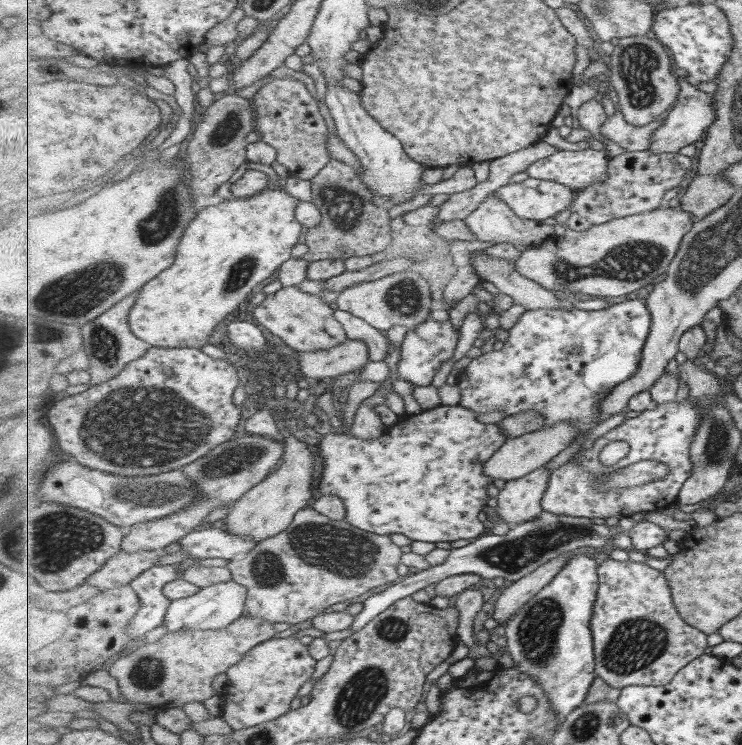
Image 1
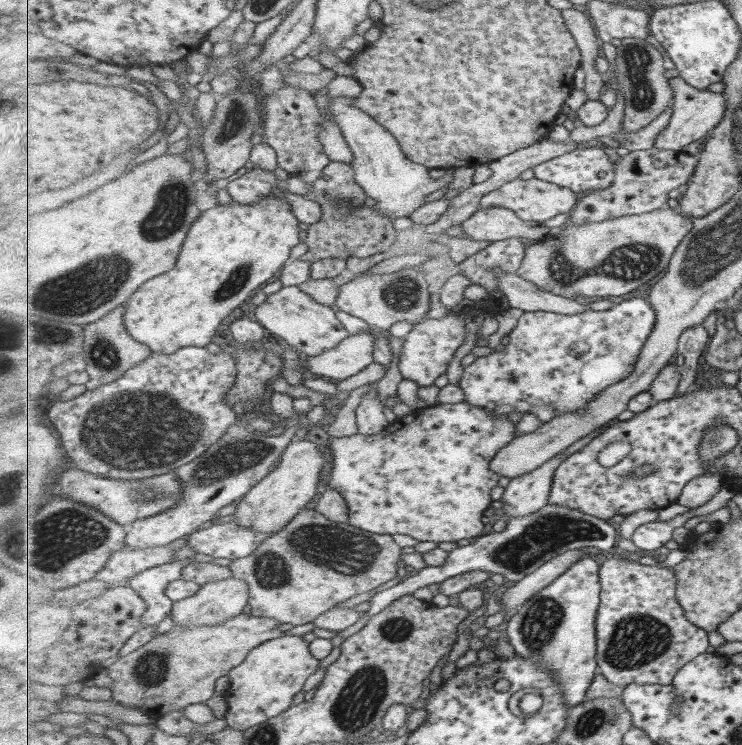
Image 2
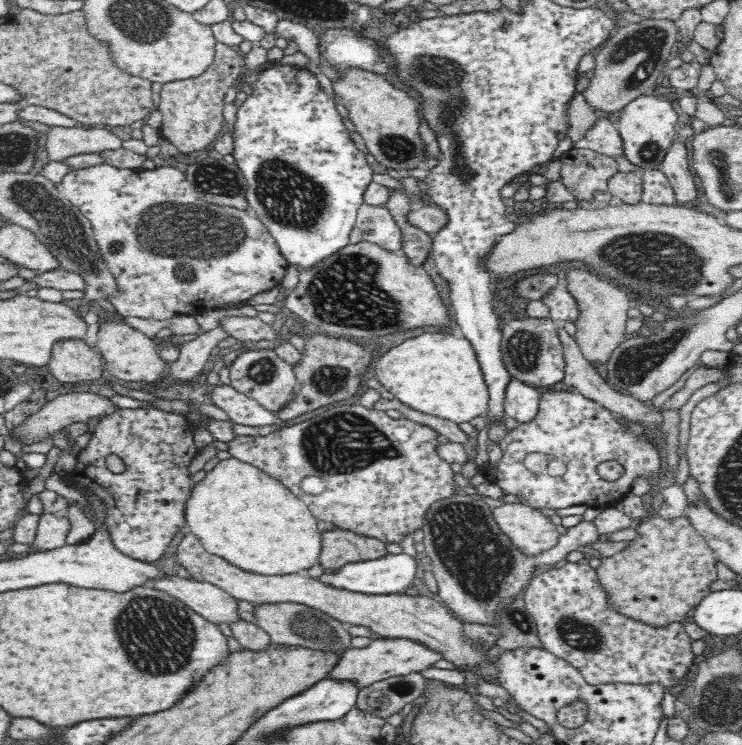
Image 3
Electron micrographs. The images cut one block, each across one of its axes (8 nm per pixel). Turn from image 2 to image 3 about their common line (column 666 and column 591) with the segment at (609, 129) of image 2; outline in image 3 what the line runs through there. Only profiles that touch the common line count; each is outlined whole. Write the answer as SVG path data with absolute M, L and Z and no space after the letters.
M576 91L567 104L567 120L569 121L568 137L573 142L578 142L586 136L598 120L598 114L586 104L582 93Z

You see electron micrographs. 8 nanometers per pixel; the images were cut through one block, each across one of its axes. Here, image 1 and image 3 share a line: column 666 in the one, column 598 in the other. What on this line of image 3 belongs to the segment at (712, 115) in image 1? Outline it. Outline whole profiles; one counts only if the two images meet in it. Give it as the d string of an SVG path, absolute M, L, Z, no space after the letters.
M598 114L596 124L573 148L592 149L610 158L624 158L624 142L618 128L603 114Z

